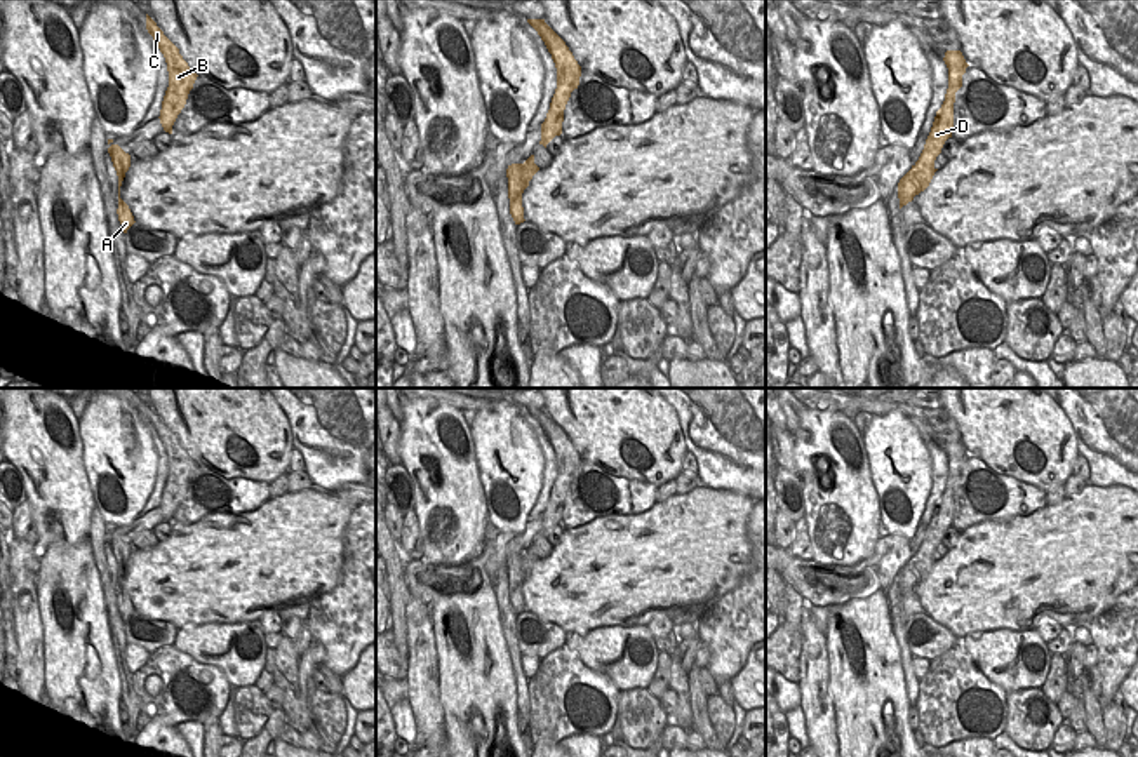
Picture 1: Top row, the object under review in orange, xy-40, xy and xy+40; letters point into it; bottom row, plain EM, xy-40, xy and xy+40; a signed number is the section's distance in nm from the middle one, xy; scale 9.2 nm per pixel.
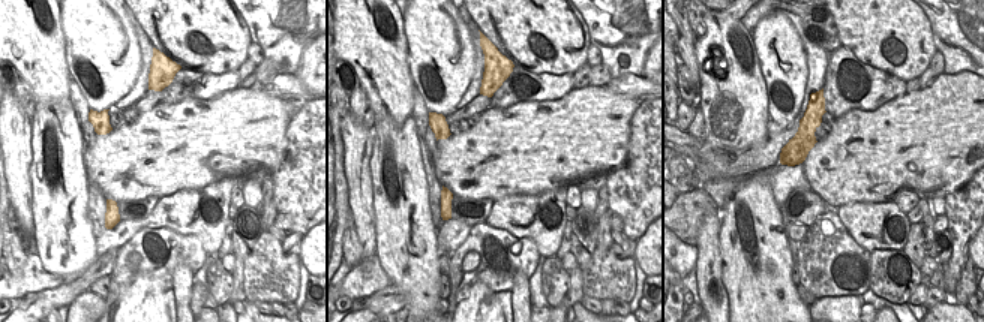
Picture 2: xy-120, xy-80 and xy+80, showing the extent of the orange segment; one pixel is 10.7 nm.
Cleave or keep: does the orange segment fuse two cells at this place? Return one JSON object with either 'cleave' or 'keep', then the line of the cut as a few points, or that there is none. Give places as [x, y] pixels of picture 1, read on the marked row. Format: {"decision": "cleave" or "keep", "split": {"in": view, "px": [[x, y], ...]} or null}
{"decision": "cleave", "split": {"in": "xy", "px": [[522, 164], [522, 183], [526, 187]]}}

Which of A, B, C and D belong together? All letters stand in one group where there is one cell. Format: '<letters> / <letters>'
A / B C D

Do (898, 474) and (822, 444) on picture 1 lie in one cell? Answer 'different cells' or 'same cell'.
different cells

